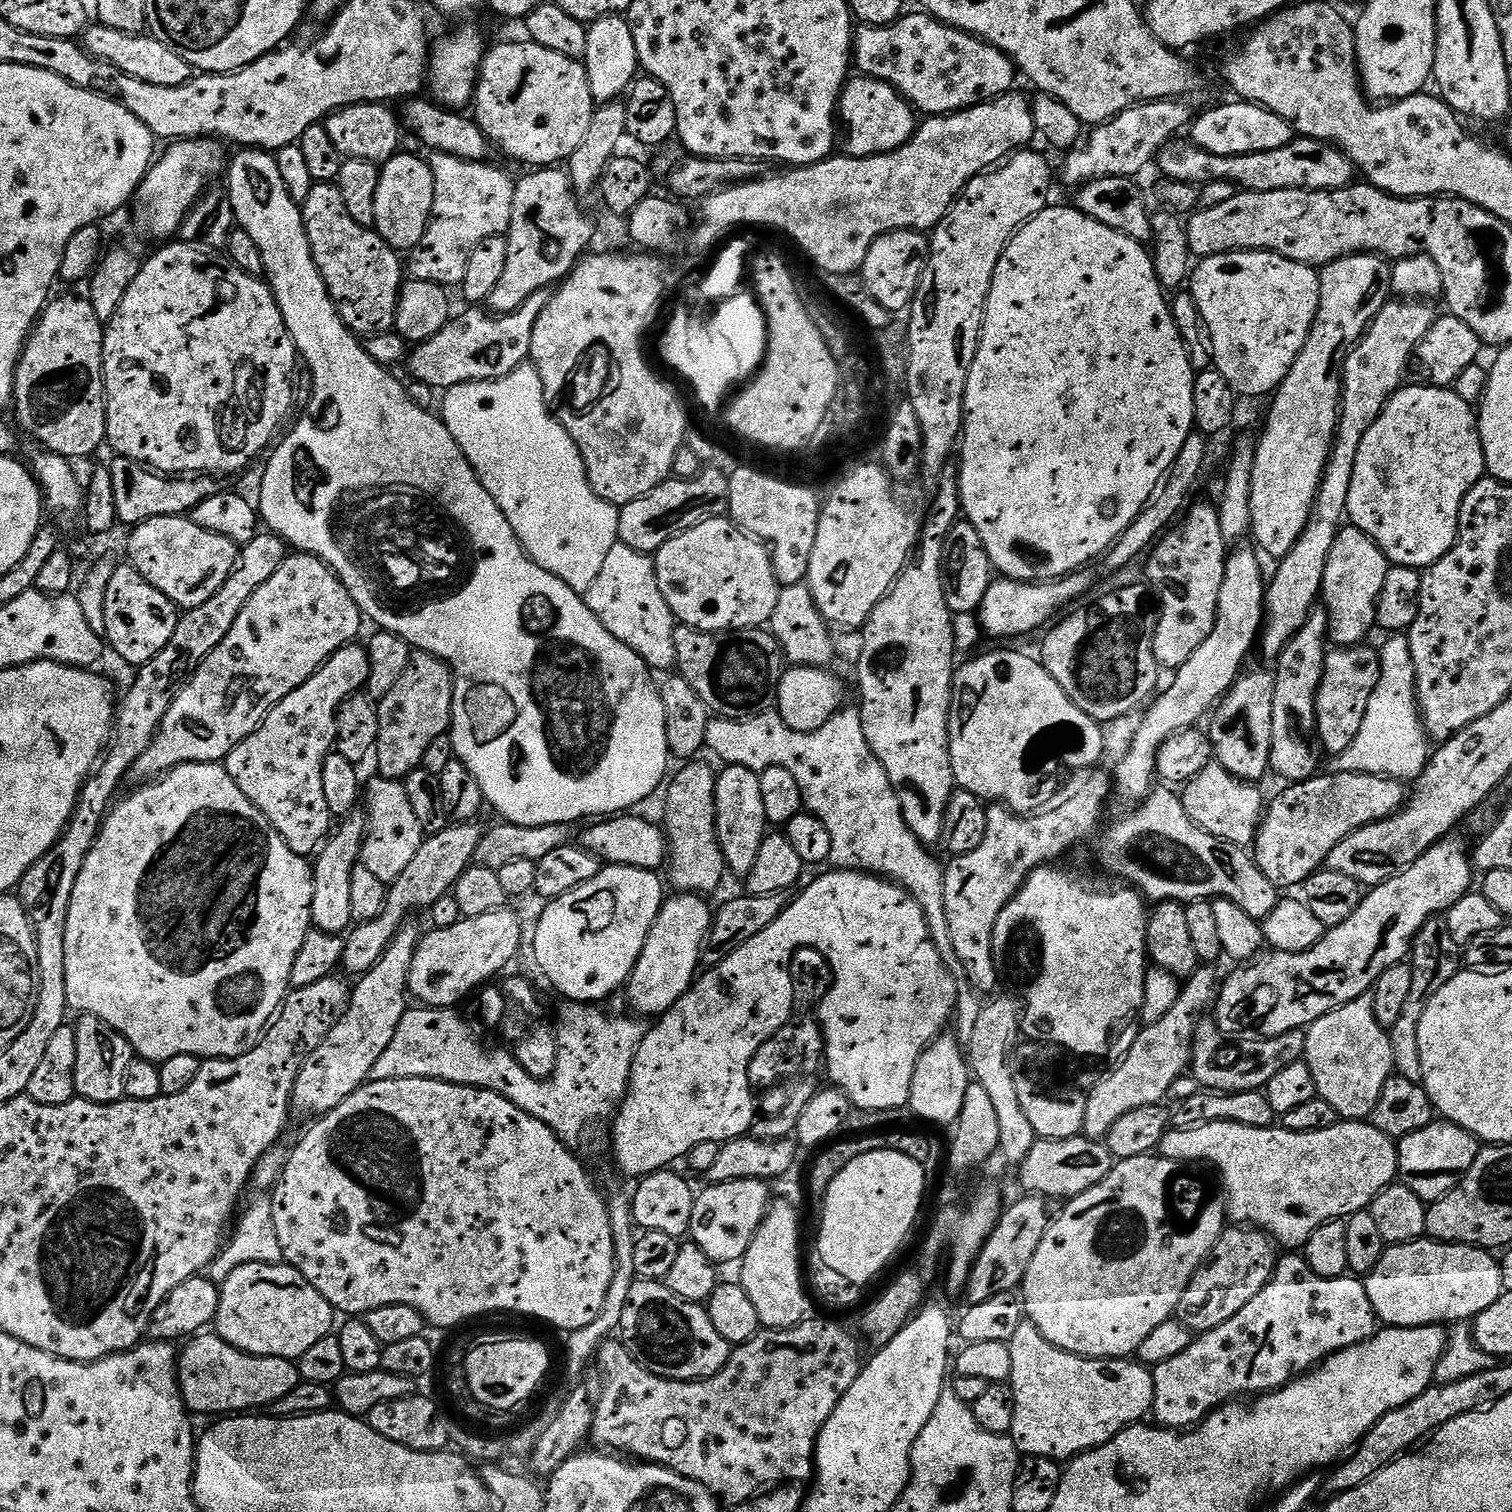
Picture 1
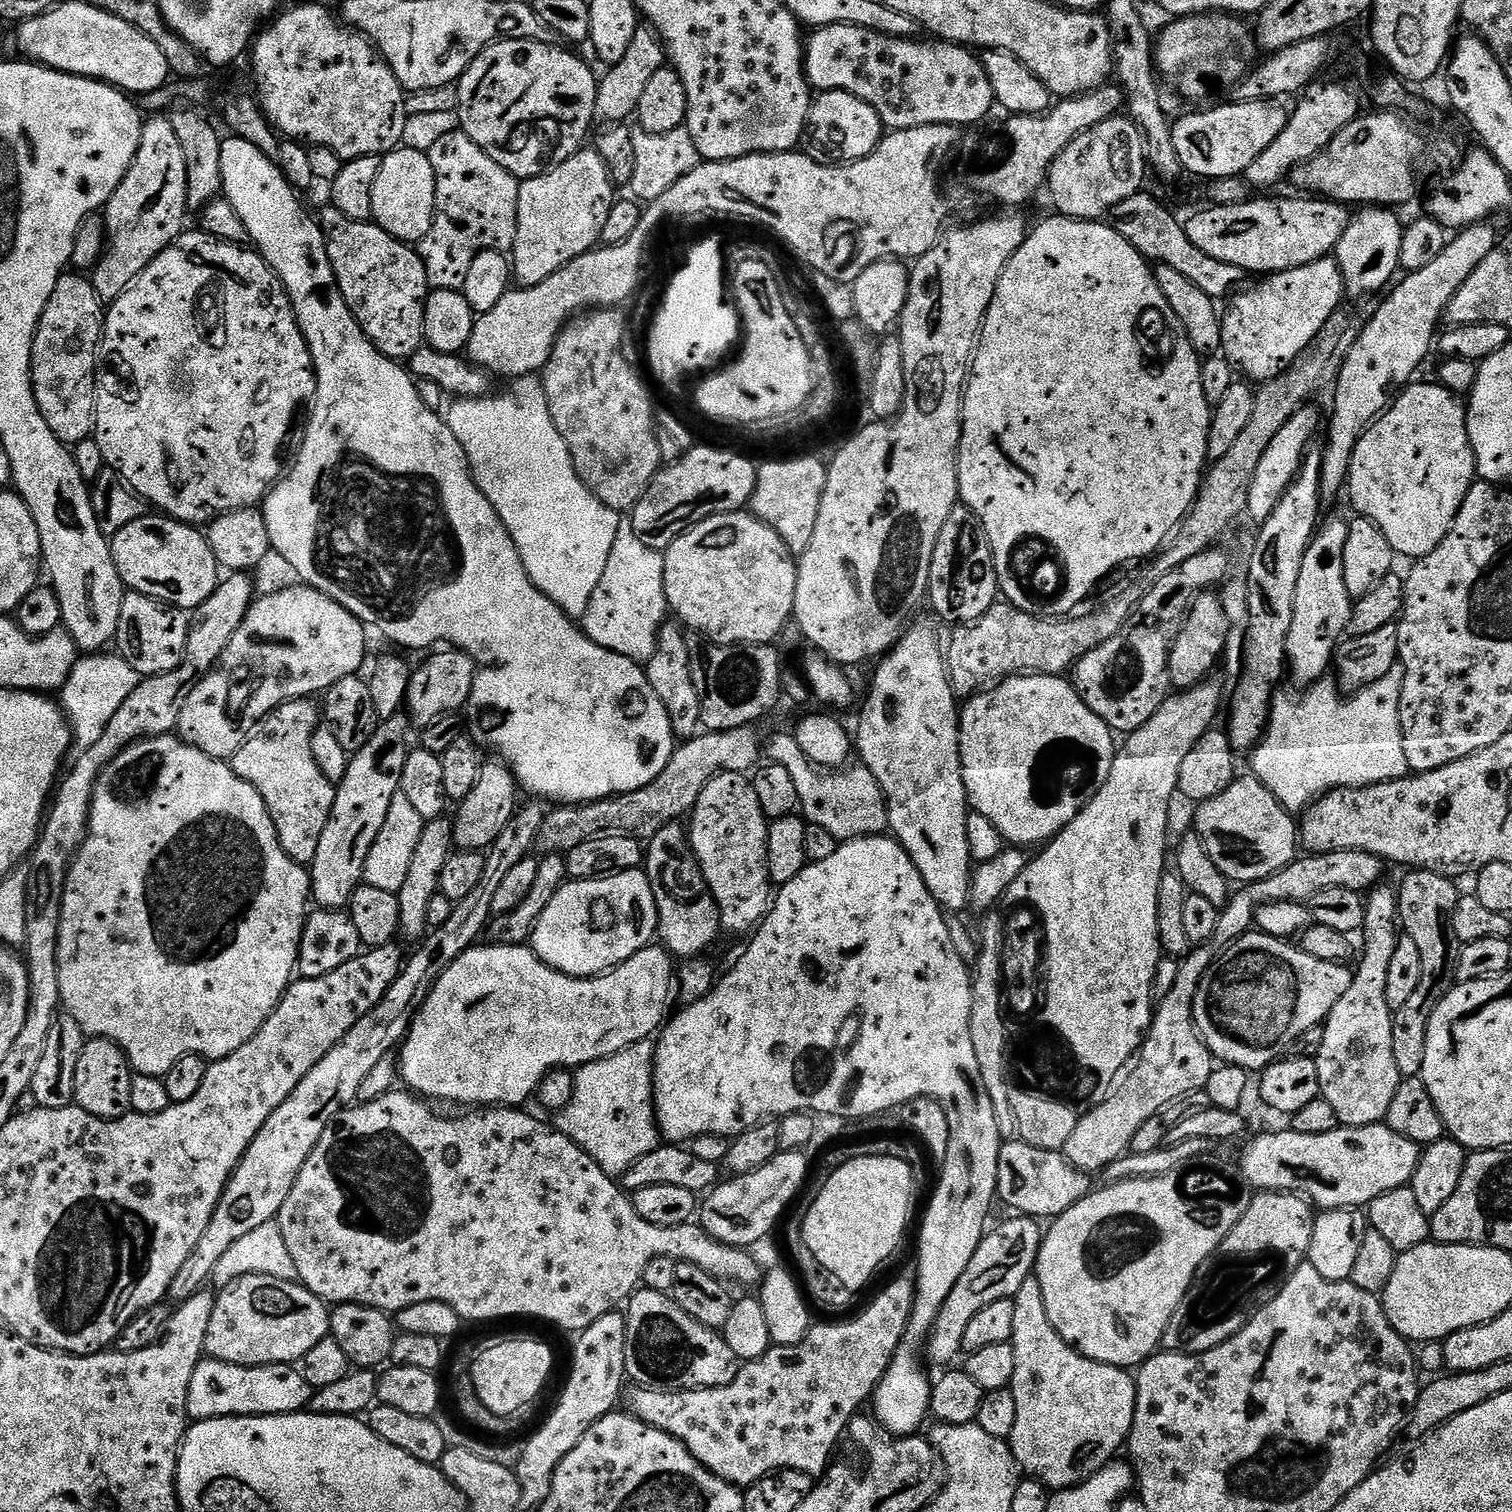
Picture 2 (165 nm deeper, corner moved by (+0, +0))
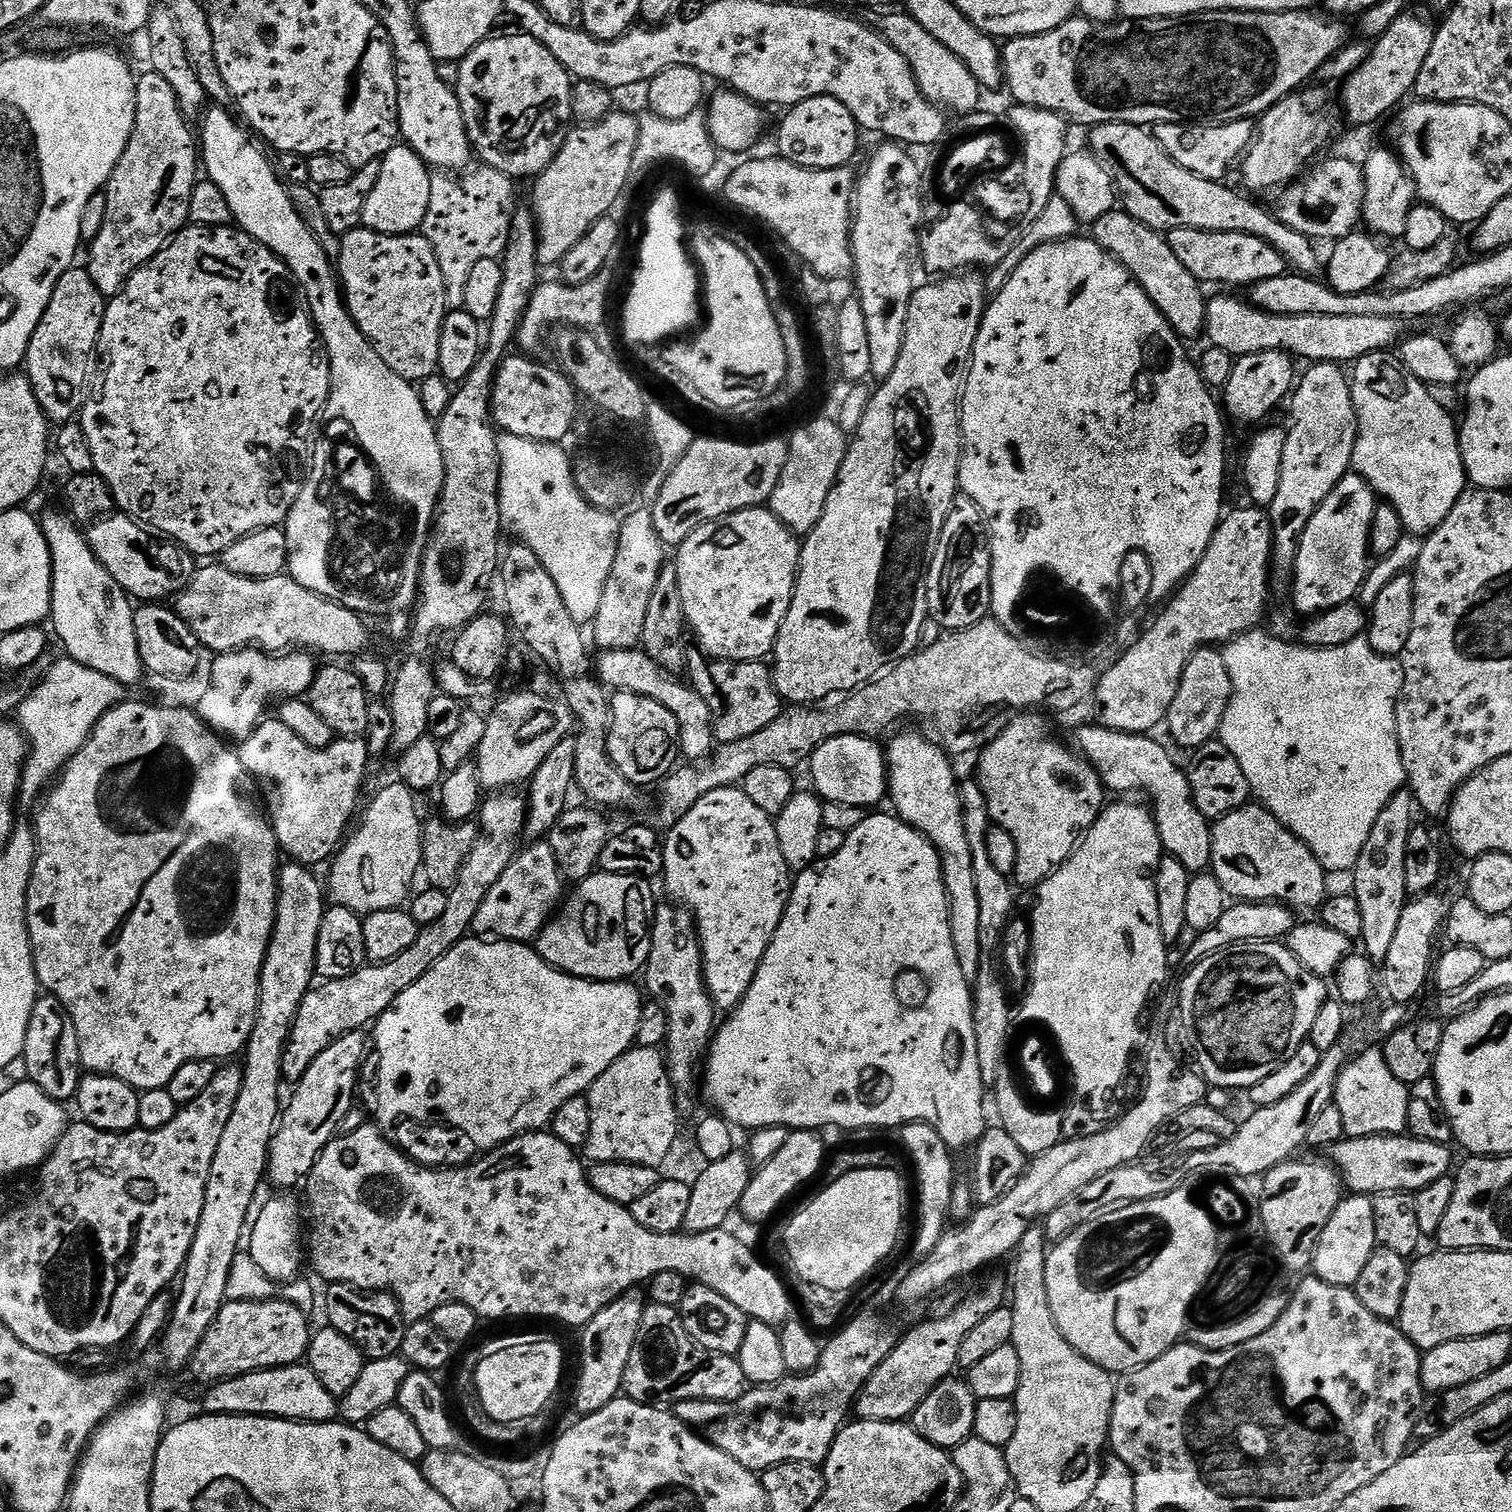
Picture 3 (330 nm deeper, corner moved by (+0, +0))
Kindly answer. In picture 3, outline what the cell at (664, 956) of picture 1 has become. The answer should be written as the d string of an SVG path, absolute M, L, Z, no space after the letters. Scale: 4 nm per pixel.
M465 938L458 941L454 946L454 950L450 950L450 954L446 954L438 962L434 962L434 966L430 966L430 970L426 970L426 974L422 978L418 978L418 982L414 982L414 986L410 986L410 990L402 990L402 994L398 994L398 998L394 1003L381 1014L380 1019L375 1021L374 1029L376 1028L376 1056L380 1059L380 1069L376 1072L376 1116L381 1120L381 1125L395 1125L401 1120L420 1120L428 1121L430 1124L443 1124L450 1127L457 1127L459 1130L466 1130L470 1134L470 1138L474 1138L474 1142L480 1150L491 1150L498 1147L500 1144L506 1143L508 1140L513 1140L516 1136L521 1136L527 1132L539 1132L547 1129L551 1125L554 1114L563 1103L570 1102L570 1098L582 1096L587 1093L592 1087L593 1082L597 1080L601 1074L609 1068L612 1063L617 1060L624 1052L636 1044L636 1035L640 1029L640 1024L644 1020L646 1005L644 1005L645 997L642 995L641 989L635 988L632 982L628 980L583 980L577 976L572 976L569 972L560 972L557 968L545 962L542 957L537 954L535 947L529 946L524 942L514 940L498 940L495 938Z

